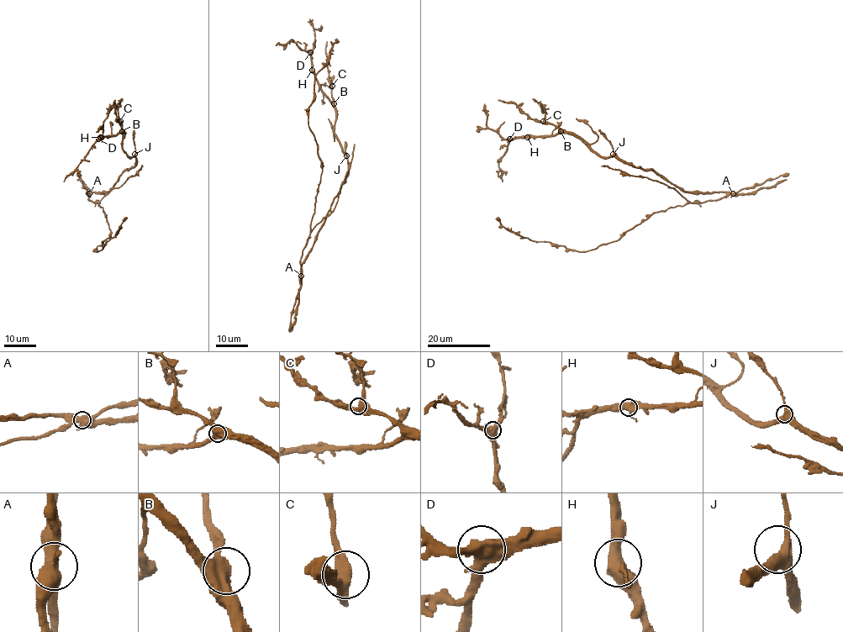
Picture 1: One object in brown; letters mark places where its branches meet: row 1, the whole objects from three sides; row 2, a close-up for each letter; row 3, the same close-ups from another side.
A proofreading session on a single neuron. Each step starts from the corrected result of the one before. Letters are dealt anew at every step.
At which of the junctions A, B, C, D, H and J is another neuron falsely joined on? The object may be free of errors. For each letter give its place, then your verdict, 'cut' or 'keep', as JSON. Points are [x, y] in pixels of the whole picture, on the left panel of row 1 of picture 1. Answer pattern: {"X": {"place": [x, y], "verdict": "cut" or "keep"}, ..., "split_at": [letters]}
{"A": {"place": [89, 193], "verdict": "cut"}, "B": {"place": [122, 131], "verdict": "keep"}, "C": {"place": [120, 121], "verdict": "keep"}, "D": {"place": [98, 139], "verdict": "keep"}, "H": {"place": [100, 137], "verdict": "keep"}, "J": {"place": [134, 154], "verdict": "keep"}, "split_at": ["A"]}

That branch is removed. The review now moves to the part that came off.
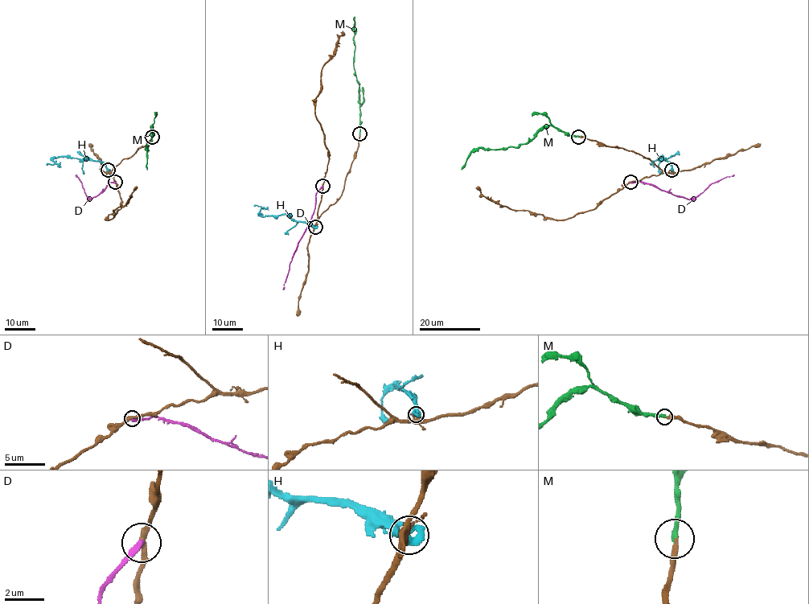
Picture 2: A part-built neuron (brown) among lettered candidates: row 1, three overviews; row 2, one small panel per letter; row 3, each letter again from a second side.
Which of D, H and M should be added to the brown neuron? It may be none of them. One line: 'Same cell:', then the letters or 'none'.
Same cell: M

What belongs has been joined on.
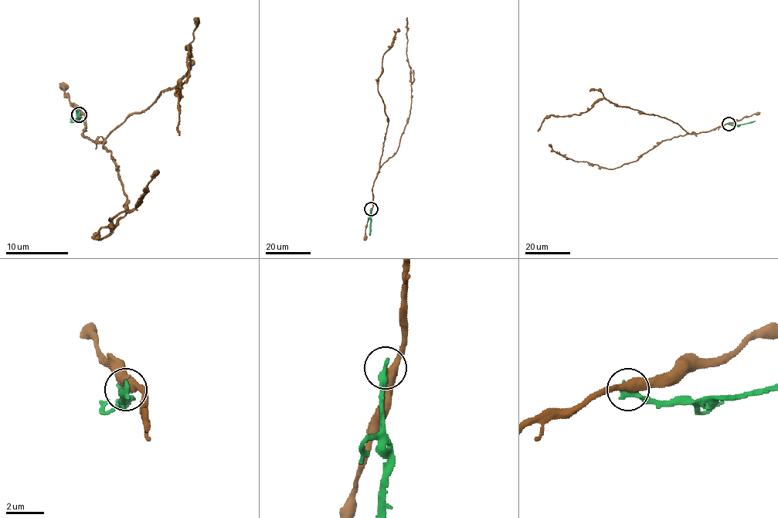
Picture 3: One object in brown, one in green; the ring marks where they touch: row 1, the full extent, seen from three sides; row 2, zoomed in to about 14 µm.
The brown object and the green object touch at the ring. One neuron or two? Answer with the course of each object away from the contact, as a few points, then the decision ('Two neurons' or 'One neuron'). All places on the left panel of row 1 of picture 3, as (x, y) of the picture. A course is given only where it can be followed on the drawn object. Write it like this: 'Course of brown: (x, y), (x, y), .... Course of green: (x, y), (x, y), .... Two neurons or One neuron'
Course of brown: (78, 114), (84, 115), (83, 134), (103, 141), (185, 76), (189, 45), (188, 78), (177, 90), (180, 136). Course of green: (78, 114), (78, 118), (75, 106). Two neurons

